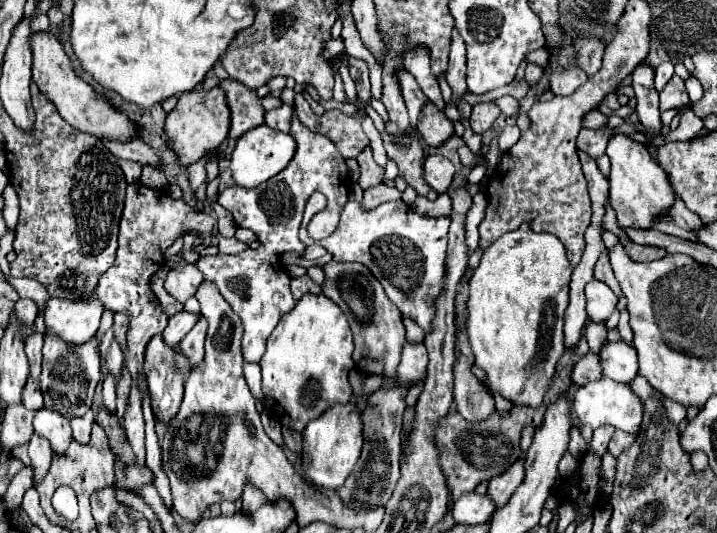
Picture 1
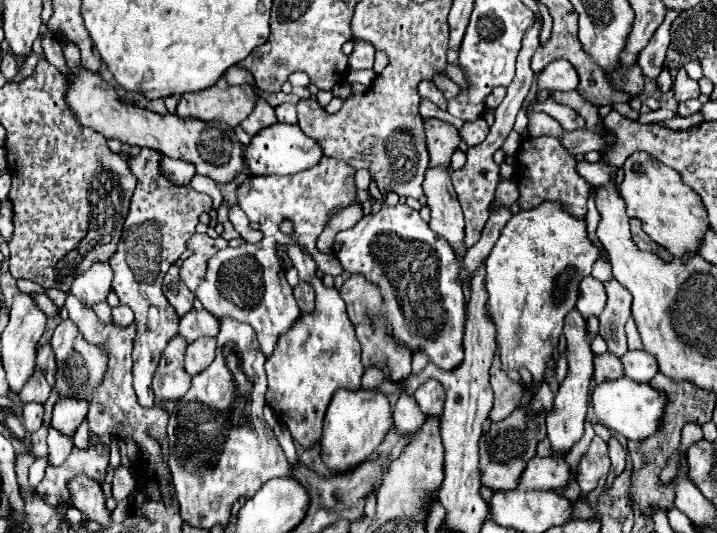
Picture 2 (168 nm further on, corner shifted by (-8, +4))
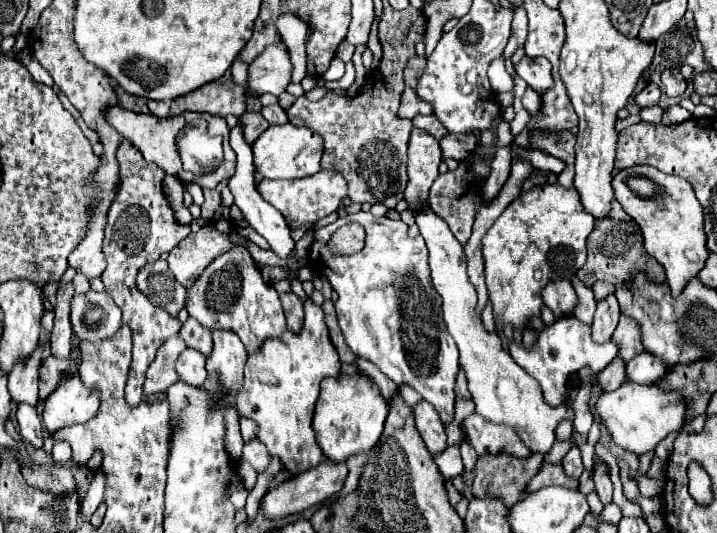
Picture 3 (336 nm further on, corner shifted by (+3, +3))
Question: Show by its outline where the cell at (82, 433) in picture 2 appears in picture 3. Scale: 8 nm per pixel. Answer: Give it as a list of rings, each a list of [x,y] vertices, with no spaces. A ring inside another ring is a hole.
[[[55,442],[51,454],[53,454],[55,462],[67,462],[67,460],[71,460],[71,446],[67,442]]]

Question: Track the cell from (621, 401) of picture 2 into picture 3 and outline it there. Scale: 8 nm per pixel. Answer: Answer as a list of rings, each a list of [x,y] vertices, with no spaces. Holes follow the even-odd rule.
[[[625,382],[613,392],[603,392],[597,400],[597,414],[603,426],[609,430],[613,442],[633,454],[655,452],[655,446],[673,432],[679,432],[685,424],[687,402],[679,392],[667,392],[651,384]]]

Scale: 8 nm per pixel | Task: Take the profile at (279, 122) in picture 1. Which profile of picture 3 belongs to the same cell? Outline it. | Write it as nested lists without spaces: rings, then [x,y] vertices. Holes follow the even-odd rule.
[[[275,104],[275,106],[263,106],[261,114],[263,114],[263,118],[269,124],[285,124],[287,122],[287,114],[285,114],[285,110],[279,104]]]

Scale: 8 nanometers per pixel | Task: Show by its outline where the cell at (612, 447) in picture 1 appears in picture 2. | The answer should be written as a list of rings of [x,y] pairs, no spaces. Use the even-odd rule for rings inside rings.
[[[610,437],[608,451],[610,451],[610,459],[612,459],[612,471],[616,475],[620,475],[622,469],[624,469],[624,465],[626,465],[626,451],[624,451],[622,443],[616,437]]]

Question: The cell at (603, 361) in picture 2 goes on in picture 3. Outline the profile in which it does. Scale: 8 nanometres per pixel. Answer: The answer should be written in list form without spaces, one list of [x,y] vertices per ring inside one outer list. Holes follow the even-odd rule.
[[[615,358],[603,372],[597,374],[597,380],[599,380],[599,386],[603,390],[617,390],[623,382],[627,382],[627,374],[625,374],[625,360],[621,358]]]

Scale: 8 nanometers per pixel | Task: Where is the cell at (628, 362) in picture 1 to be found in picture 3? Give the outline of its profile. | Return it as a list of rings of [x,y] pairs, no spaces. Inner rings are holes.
[[[643,352],[627,362],[627,376],[637,384],[655,384],[657,380],[665,378],[667,370],[669,368],[649,352]]]

